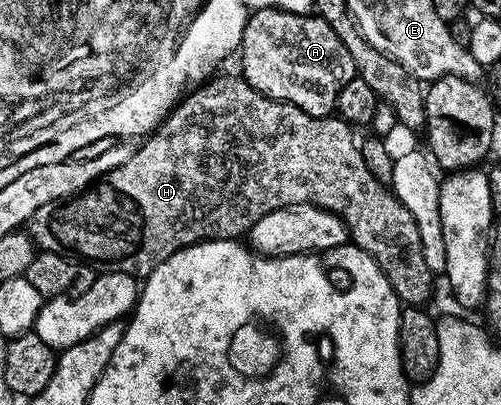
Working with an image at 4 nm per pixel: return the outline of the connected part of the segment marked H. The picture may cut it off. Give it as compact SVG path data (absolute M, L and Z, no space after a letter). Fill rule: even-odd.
M237 74L217 76L183 100L162 119L152 134L140 141L141 145L136 145L133 157L124 166L107 173L74 196L47 202L47 206L39 206L39 210L31 214L27 231L40 251L54 252L66 260L84 262L97 270L144 278L164 260L171 258L171 254L202 240L213 240L219 224L225 224L225 228L235 226L248 233L249 228L271 210L289 208L292 204L314 204L334 212L344 222L349 229L350 241L381 267L402 305L429 304L435 273L423 259L419 226L415 226L411 210L407 210L407 206L403 206L403 202L399 202L392 191L371 174L363 162L358 141L353 141L354 129L344 120L312 116L293 104L273 100L257 92ZM279 158L281 162L297 162L297 184L303 186L297 188L297 192L287 188L287 184L283 186L283 182L281 186L271 182L271 166L275 166ZM261 194L267 194L265 208L259 200Z

